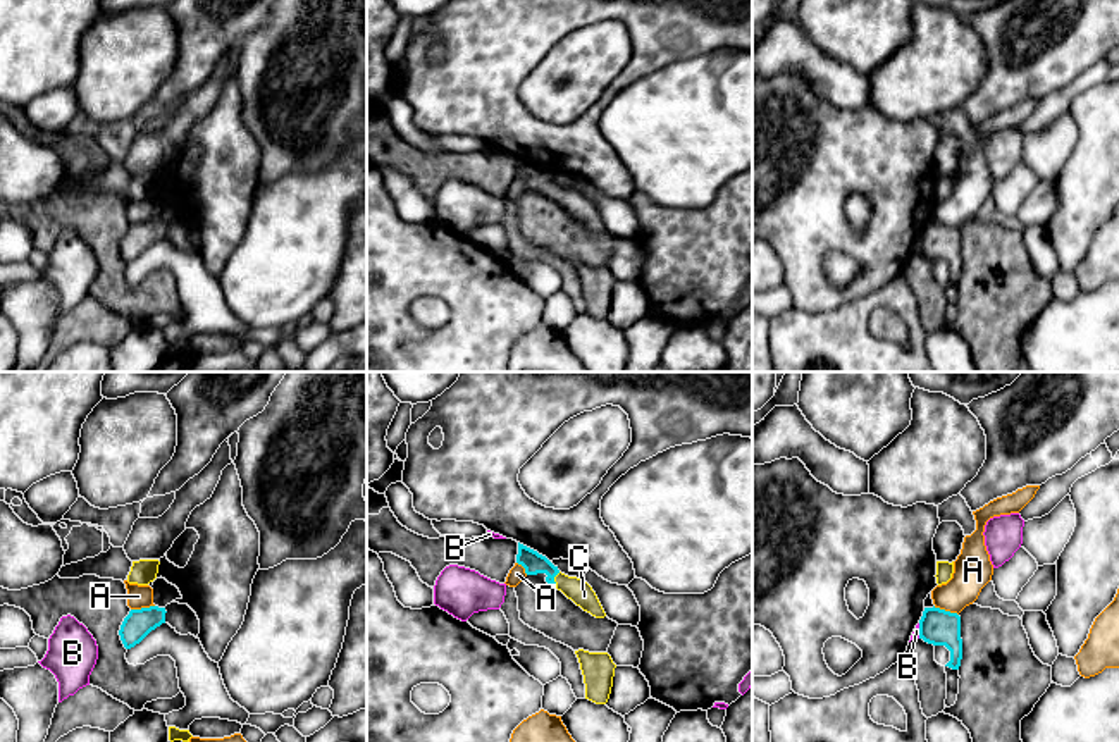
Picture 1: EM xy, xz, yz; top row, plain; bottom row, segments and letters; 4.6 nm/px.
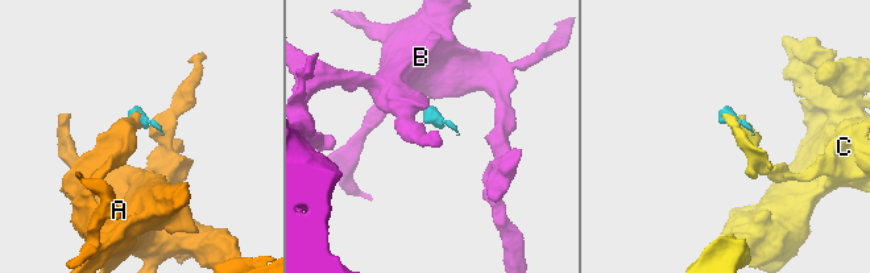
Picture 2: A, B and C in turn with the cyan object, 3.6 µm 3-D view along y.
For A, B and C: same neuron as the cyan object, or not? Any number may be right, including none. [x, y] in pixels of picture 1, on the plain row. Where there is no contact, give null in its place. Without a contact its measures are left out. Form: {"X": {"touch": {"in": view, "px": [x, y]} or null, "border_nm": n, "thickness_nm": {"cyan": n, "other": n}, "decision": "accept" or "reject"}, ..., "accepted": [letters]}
{"A": {"touch": {"in": "yz", "px": [944, 224]}, "border_nm": 130, "thickness_nm": {"cyan": 170, "other": 180}, "decision": "reject"}, "B": {"touch": {"in": "yz", "px": [920, 245]}, "border_nm": 70, "thickness_nm": {"cyan": 170, "other": 30}, "decision": "reject"}, "C": {"touch": {"in": "xz", "px": [553, 193]}, "border_nm": 80, "thickness_nm": {"cyan": 100, "other": 110}, "decision": "accept"}, "accepted": ["C"]}

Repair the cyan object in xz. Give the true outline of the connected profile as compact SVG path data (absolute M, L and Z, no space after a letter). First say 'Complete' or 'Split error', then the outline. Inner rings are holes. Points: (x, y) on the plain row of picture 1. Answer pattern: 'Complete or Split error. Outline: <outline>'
Split error. Outline: M518 157L516 177L525 182L527 189L546 188L546 196L561 205L584 226L596 232L604 232L606 227L592 205L592 201L577 191L568 191L558 184L546 170Z

